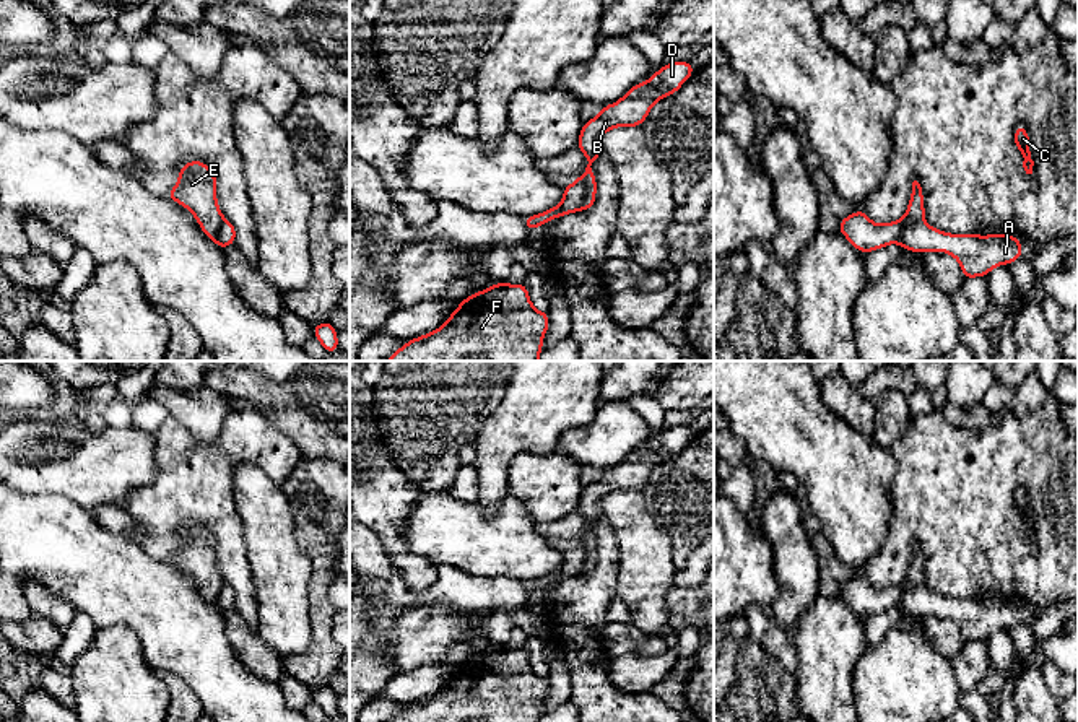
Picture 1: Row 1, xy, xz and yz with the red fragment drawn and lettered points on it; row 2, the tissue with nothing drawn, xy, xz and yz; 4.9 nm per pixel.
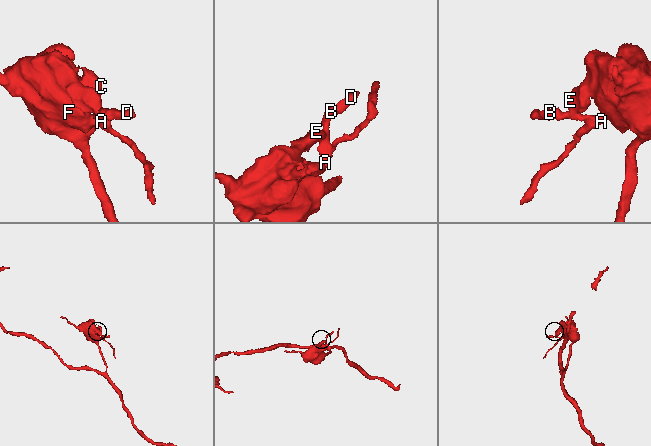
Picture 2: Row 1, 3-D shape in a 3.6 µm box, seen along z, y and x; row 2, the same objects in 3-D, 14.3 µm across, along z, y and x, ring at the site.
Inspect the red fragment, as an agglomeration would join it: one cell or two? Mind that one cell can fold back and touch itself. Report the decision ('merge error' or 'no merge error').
merge error

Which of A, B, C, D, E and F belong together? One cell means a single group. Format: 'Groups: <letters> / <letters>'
Groups: A B D / C E F

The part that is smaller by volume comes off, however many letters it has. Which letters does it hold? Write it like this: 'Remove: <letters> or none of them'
Remove: A, B, D

